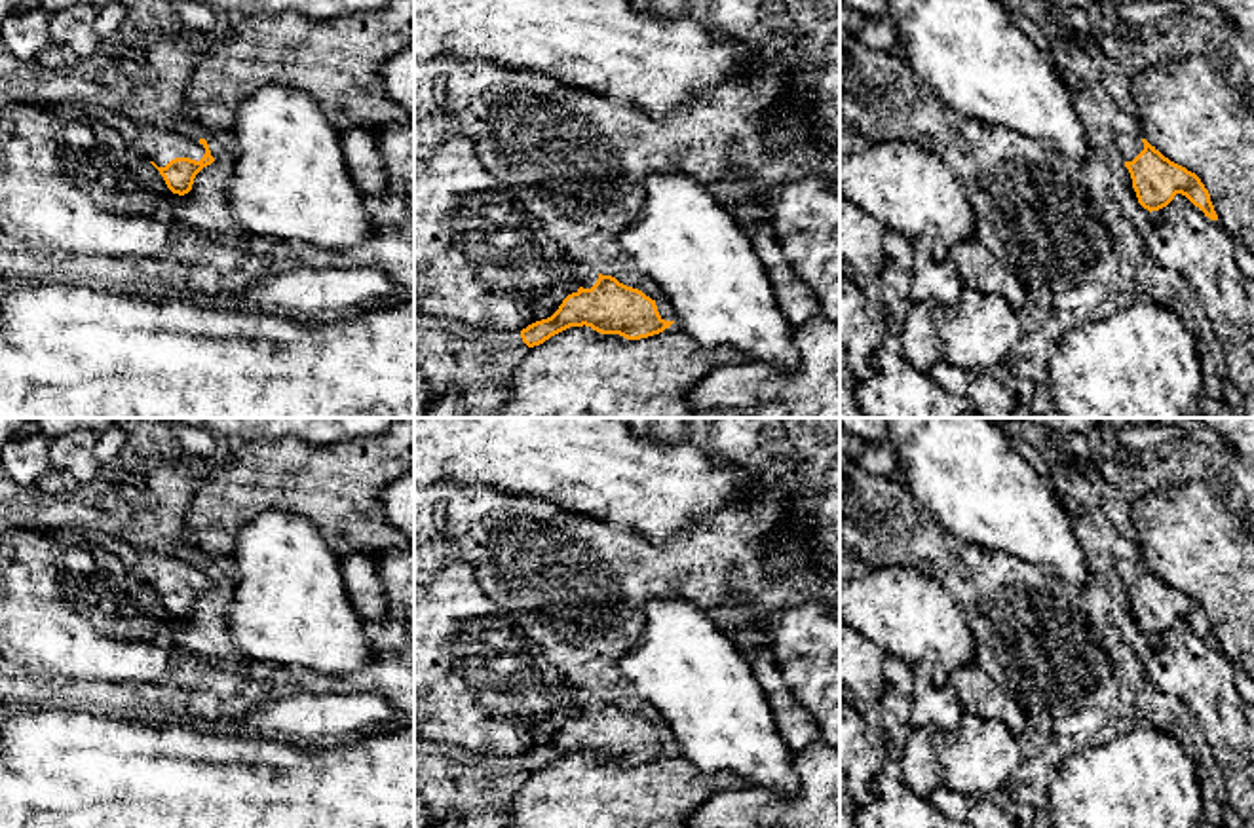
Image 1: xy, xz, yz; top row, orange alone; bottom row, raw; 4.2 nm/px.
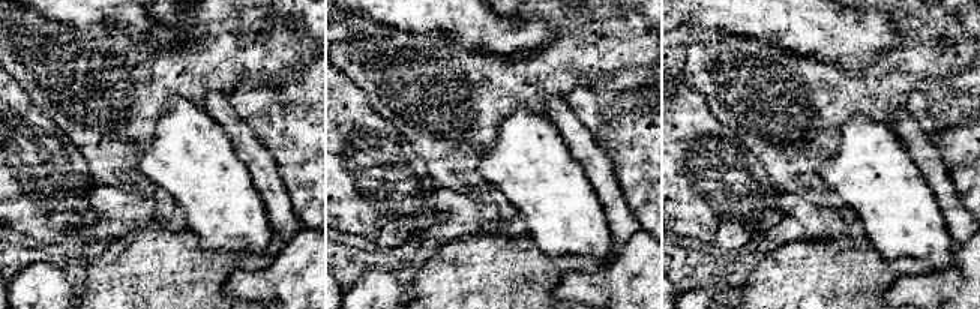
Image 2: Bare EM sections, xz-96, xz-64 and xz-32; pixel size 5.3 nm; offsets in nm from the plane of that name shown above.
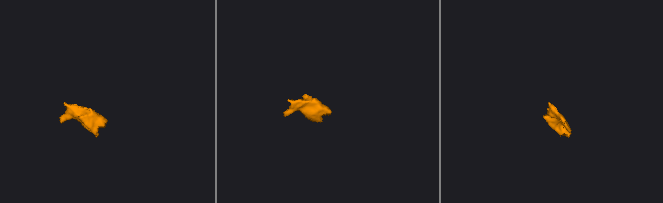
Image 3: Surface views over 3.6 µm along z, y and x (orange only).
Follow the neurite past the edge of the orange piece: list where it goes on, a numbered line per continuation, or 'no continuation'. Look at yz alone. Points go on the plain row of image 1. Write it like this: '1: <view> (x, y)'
1: yz (1129, 572)

